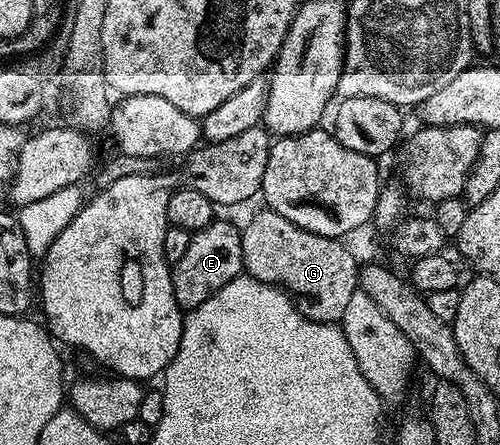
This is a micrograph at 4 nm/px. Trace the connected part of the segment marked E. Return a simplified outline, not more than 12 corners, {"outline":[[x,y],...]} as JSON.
{"outline":[[214,218],[172,265],[182,309],[242,275],[241,228]]}

